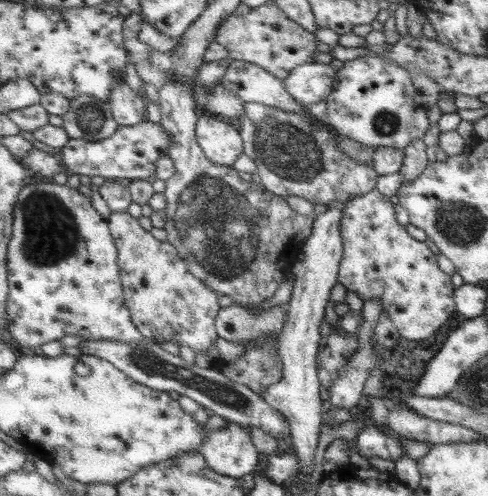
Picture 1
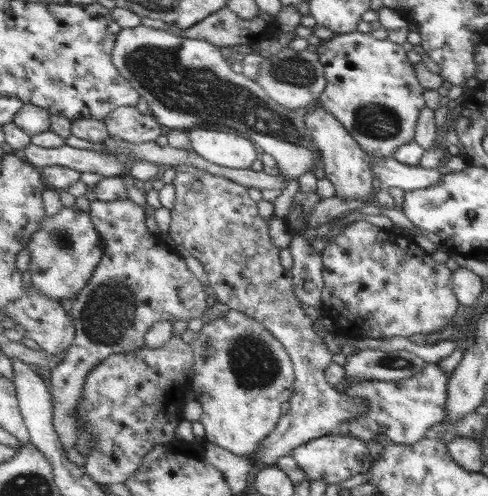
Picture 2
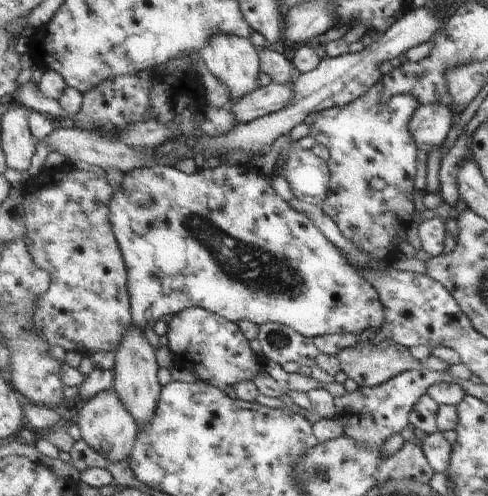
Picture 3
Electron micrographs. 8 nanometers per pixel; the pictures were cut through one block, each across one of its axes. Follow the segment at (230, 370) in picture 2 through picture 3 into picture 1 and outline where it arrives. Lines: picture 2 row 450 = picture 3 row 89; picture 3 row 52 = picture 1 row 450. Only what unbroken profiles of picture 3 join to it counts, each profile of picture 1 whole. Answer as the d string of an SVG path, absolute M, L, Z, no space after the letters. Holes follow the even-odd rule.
M227 422L227 428L209 432L201 454L217 474L233 478L243 478L263 466L263 454L253 442L251 428L237 422Z

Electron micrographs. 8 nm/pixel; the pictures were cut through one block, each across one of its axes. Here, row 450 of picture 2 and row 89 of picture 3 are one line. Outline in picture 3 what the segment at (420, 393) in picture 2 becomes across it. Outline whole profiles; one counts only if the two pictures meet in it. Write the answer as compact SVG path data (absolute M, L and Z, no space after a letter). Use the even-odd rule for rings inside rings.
M379 82L373 86L363 98L355 100L353 104L347 104L345 108L333 108L333 110L323 110L315 116L313 132L319 140L329 150L329 168L331 168L331 194L325 198L321 208L335 220L339 230L345 234L345 238L353 240L363 252L367 252L375 262L389 262L393 260L393 250L399 240L399 228L405 230L405 226L415 220L415 218L397 218L397 216L411 216L415 214L415 176L417 176L417 140L409 132L411 128L411 118L419 110L419 100L415 96L395 96L387 102L383 102L383 84ZM373 178L383 178L387 182L385 190L373 190L369 180Z

